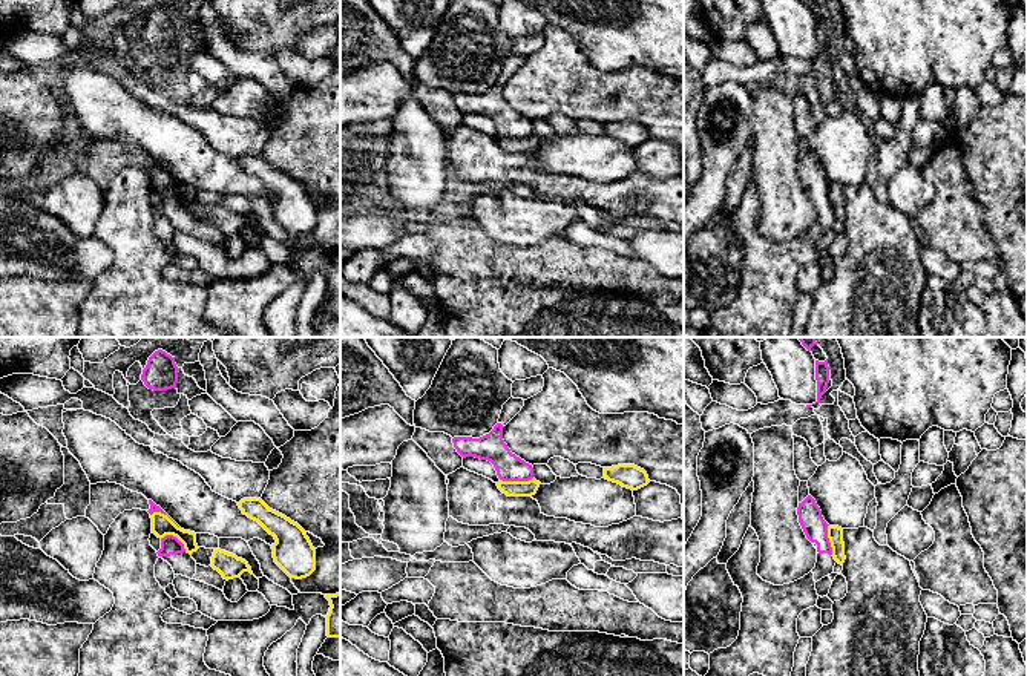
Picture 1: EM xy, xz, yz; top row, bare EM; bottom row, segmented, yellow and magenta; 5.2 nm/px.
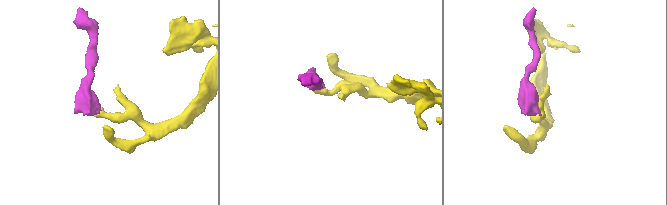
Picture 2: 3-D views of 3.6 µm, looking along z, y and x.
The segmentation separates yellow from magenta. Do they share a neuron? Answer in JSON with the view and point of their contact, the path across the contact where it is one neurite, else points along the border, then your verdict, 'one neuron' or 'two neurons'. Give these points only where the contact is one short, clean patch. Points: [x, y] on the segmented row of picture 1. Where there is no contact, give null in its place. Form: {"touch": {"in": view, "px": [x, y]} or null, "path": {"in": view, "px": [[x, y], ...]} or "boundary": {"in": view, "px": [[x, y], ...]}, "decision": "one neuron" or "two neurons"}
{"touch": {"in": "xz", "px": [515, 482]}, "boundary": {"in": "xz", "px": [[532, 477], [528, 480], [500, 480]]}, "decision": "two neurons"}

